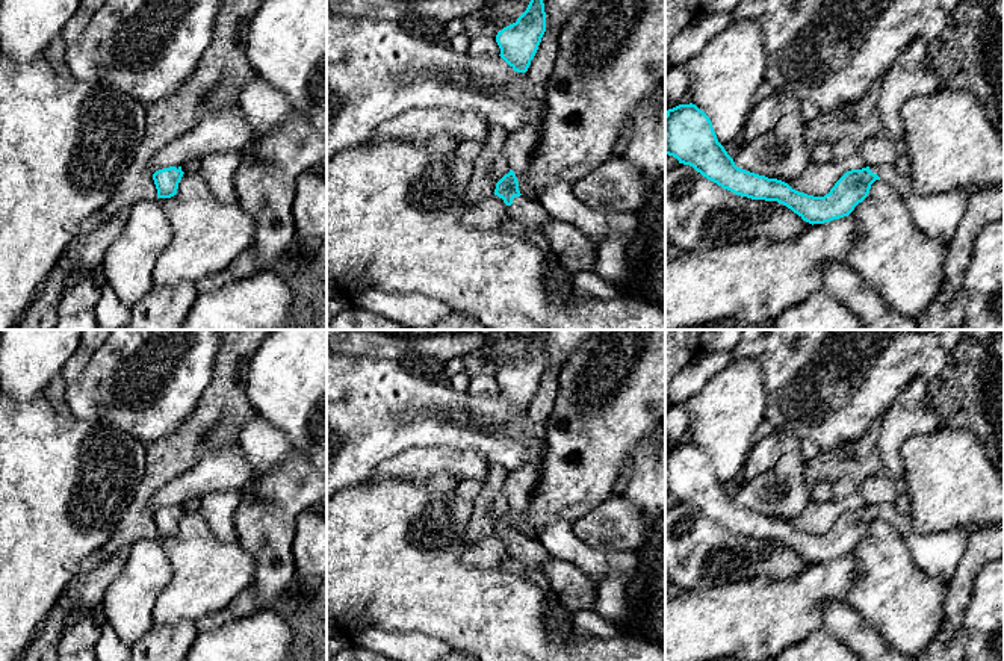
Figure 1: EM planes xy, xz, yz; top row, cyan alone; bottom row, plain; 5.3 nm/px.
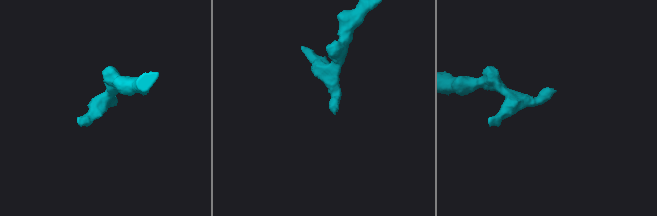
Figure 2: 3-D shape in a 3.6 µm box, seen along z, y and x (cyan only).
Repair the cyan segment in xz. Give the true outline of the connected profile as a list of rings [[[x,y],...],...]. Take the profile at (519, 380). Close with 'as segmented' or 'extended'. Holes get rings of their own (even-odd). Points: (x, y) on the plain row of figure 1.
[[[543,333],[531,336],[526,349],[516,362],[496,374],[500,396],[517,411],[526,411],[546,371]]] | as segmented

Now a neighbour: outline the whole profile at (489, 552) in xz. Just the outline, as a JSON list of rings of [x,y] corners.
[[[497,534],[470,543],[461,555],[461,561],[473,569],[497,569],[508,558],[508,545]]]

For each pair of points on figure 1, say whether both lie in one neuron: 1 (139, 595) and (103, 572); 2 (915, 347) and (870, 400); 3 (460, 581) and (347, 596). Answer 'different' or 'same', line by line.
1: different
2: same
3: same

